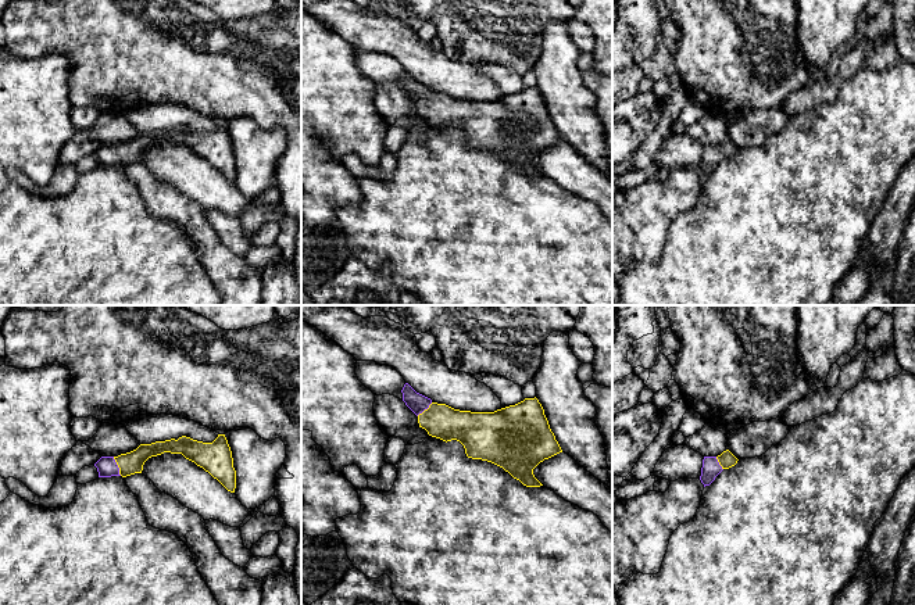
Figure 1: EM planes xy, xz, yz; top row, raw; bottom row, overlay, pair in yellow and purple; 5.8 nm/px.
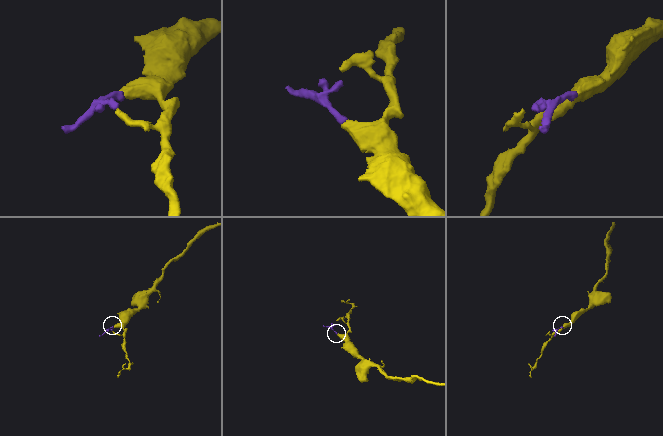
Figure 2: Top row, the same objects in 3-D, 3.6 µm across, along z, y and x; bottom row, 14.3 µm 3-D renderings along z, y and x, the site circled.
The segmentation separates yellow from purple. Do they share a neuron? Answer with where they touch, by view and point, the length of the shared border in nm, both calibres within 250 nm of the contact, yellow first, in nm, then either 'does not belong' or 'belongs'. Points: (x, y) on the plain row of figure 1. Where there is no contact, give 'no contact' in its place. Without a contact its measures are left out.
xy (118, 156) | 120 nm | 130/120 nm | belongs

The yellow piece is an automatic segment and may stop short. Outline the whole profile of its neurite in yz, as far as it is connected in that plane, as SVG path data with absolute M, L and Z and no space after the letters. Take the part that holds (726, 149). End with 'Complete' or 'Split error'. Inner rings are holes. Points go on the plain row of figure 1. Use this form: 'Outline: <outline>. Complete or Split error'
Outline: M729 139L718 146L704 146L700 165L704 176L710 175L723 158L734 155L737 150L739 148Z. Split error

